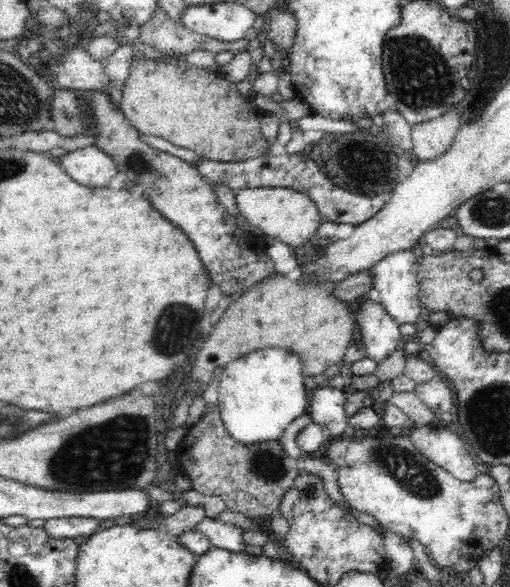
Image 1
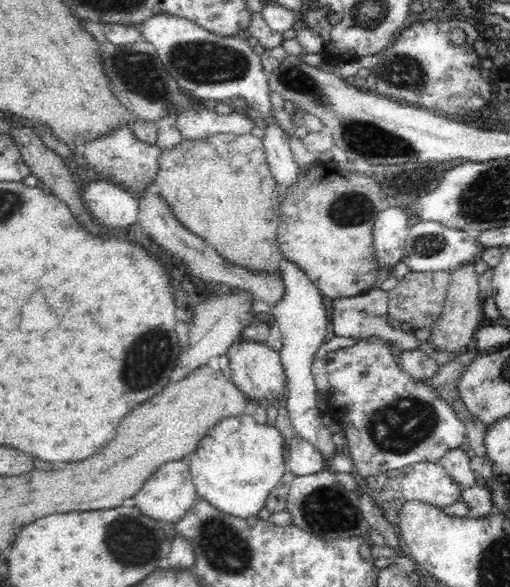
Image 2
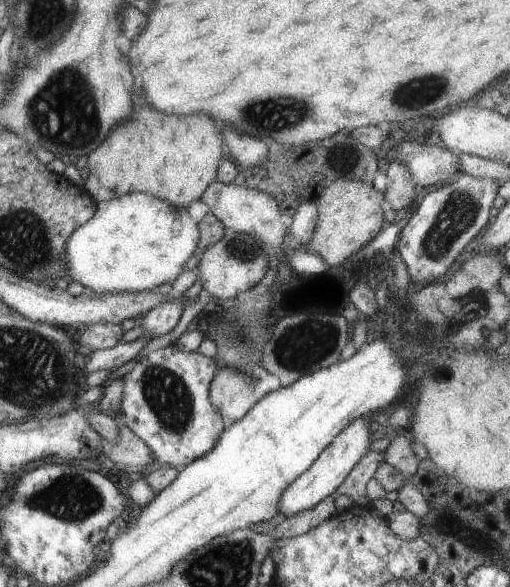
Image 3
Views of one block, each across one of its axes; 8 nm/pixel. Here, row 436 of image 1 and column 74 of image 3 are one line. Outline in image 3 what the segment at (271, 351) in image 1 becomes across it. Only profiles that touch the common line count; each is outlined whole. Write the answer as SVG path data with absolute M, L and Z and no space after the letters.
M130 193L97 203L94 216L79 226L65 244L68 283L80 282L86 292L104 295L107 292L144 292L156 290L166 282L173 283L186 261L197 254L199 224L186 209L178 209L166 200L146 193Z

